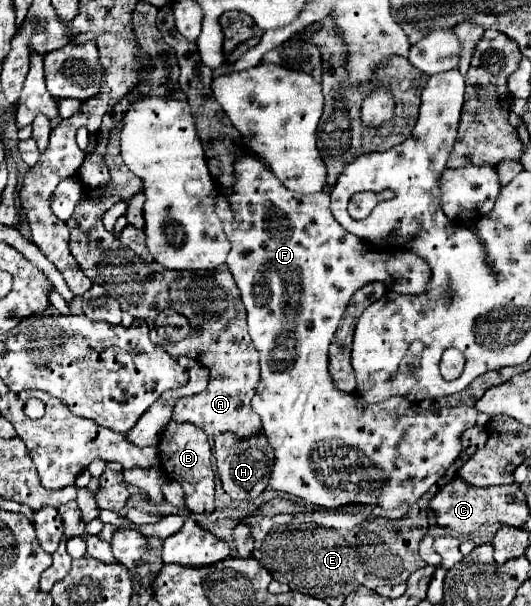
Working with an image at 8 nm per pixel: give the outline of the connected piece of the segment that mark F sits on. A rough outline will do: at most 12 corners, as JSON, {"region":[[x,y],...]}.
{"region":[[250,155],[216,213],[260,353],[268,485],[328,511],[414,505],[478,410],[338,393],[368,281],[426,261],[306,217]]}

